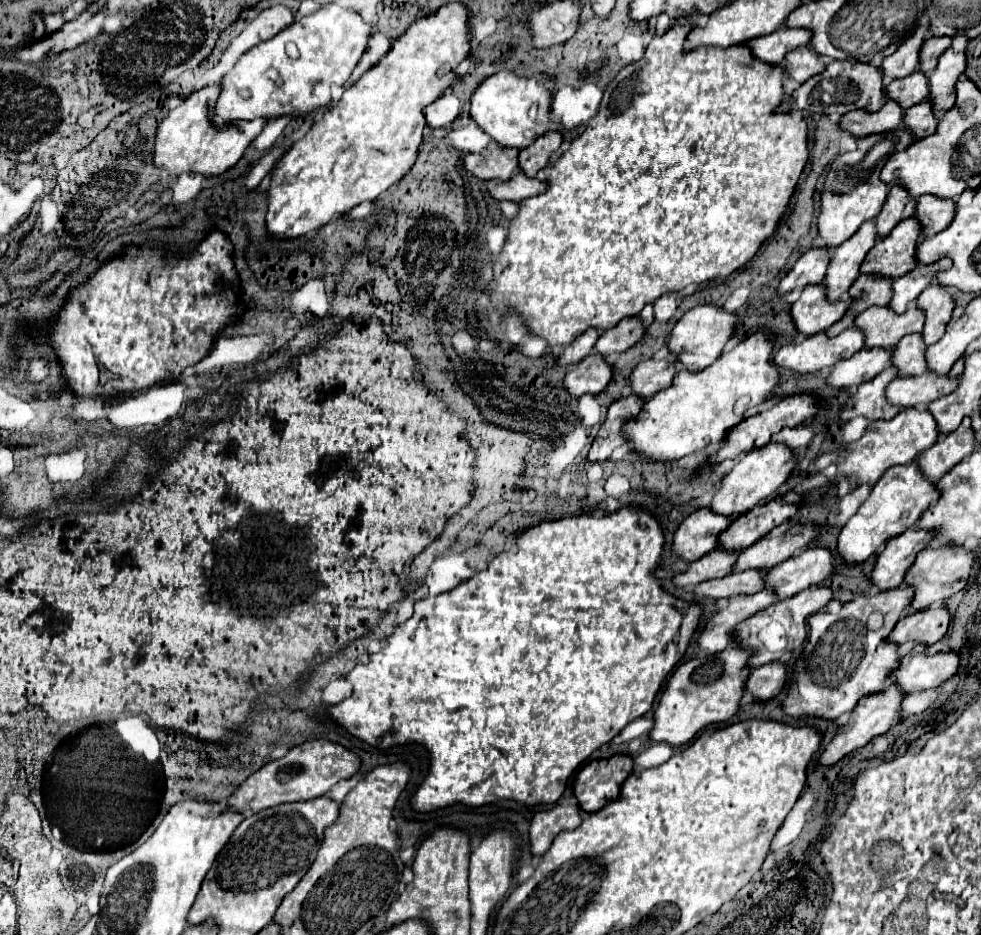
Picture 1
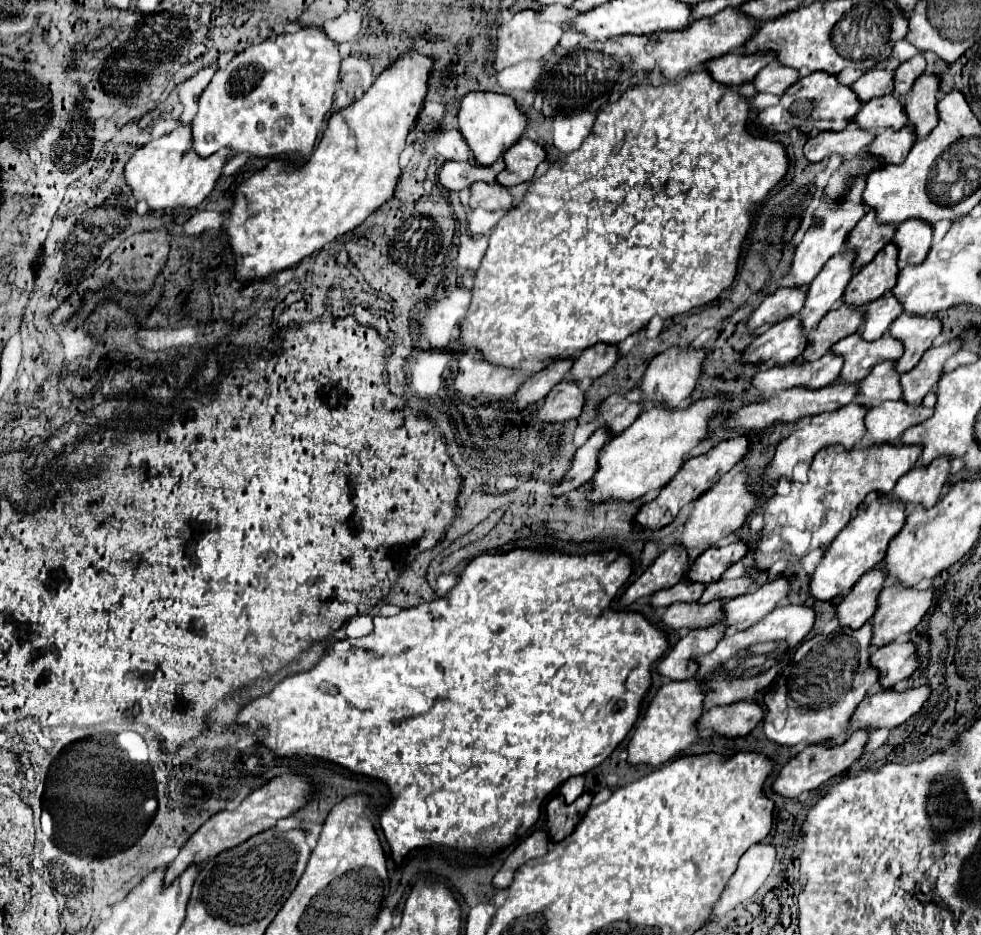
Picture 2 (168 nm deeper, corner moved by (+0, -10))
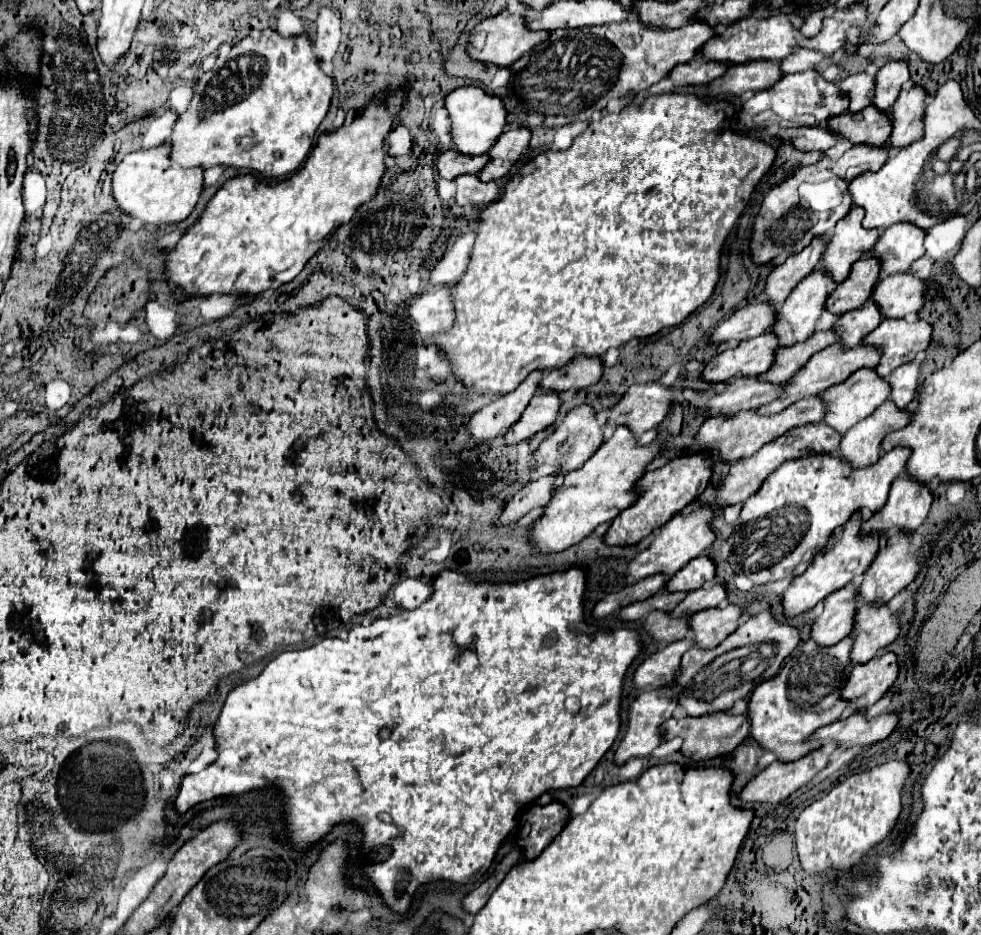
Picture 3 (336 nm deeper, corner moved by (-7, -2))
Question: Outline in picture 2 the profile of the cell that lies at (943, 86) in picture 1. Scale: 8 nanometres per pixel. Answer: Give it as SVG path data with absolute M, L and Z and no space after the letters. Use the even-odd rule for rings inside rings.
M923 74L921 78L917 78L911 94L905 98L909 124L915 126L919 138L929 134L937 126L939 90L941 90L941 78L937 74Z

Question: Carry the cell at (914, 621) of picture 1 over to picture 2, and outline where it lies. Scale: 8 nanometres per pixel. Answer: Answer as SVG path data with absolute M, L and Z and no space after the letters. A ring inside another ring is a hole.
M891 642L873 652L873 666L881 670L881 686L891 688L899 680L911 676L921 664L917 646L907 642Z

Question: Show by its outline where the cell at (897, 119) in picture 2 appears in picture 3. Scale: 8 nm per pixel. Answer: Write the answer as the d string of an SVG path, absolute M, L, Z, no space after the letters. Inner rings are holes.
M868 106L860 112L844 112L828 120L826 126L852 146L882 146L888 140L888 112L874 110L874 106Z

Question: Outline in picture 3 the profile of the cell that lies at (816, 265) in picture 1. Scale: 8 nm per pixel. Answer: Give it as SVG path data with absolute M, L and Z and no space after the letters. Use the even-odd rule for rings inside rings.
M764 300L756 306L744 306L736 310L728 320L718 324L708 342L710 344L726 344L726 342L742 342L754 336L764 334L768 326L772 326L772 306L764 306Z

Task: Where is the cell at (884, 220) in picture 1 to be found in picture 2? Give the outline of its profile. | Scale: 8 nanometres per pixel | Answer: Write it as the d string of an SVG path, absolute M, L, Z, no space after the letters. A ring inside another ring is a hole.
M871 208L867 210L865 218L861 218L861 222L857 222L857 226L853 228L853 232L849 234L849 246L857 250L857 258L855 258L855 270L863 268L889 240L893 240L897 224L881 224L877 220L877 212Z

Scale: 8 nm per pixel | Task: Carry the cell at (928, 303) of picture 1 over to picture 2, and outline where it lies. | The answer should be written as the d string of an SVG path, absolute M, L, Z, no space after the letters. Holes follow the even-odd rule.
M901 314L893 326L889 328L893 338L899 338L905 346L905 354L897 360L897 372L907 372L929 350L933 340L941 332L941 322L935 316L917 316L917 314Z

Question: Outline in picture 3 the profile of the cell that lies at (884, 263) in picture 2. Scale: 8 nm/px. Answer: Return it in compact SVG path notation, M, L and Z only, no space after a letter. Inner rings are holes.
M872 256L860 258L852 266L850 276L830 292L824 308L836 316L860 308L868 300L868 294L872 294L872 286L876 286L878 278L880 266L876 266L876 260Z

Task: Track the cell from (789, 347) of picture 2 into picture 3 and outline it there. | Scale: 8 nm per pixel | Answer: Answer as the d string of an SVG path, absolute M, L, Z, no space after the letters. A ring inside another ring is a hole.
M764 332L756 338L740 342L736 348L730 348L716 358L712 358L702 370L704 382L728 382L732 376L742 374L746 378L764 374L768 366L772 366L772 354L776 350L776 342L772 342L772 334Z

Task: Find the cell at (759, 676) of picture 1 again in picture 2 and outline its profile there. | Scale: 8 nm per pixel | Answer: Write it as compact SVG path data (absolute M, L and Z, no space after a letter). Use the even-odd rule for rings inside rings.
M739 700L707 710L699 720L699 728L713 728L719 736L727 738L747 736L763 720L763 716L765 708L757 700Z

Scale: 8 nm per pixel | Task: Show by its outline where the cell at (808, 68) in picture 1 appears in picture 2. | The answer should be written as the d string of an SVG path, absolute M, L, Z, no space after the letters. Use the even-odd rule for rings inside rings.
M775 60L775 62L771 62L769 66L765 66L761 70L761 74L753 80L753 84L755 84L755 88L759 92L771 92L771 94L781 96L799 78L801 78L801 72L799 70L793 70L789 66L783 66L781 62Z

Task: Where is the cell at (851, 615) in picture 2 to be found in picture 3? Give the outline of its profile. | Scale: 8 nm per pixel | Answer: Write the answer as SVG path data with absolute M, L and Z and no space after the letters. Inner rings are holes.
M848 584L824 598L824 610L812 622L810 630L810 638L818 648L834 646L850 634L852 618L856 612L856 606L852 606L852 590L856 590L856 586Z

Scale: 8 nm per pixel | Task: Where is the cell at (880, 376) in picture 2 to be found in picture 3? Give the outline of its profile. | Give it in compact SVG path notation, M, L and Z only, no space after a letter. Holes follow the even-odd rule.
M862 368L850 378L846 378L846 382L832 386L820 392L818 396L826 404L822 422L824 424L828 422L830 428L834 428L840 436L844 436L856 422L860 422L860 418L866 418L868 414L872 414L872 410L876 410L888 398L888 382L884 378L876 378L876 374L872 374L870 368Z

